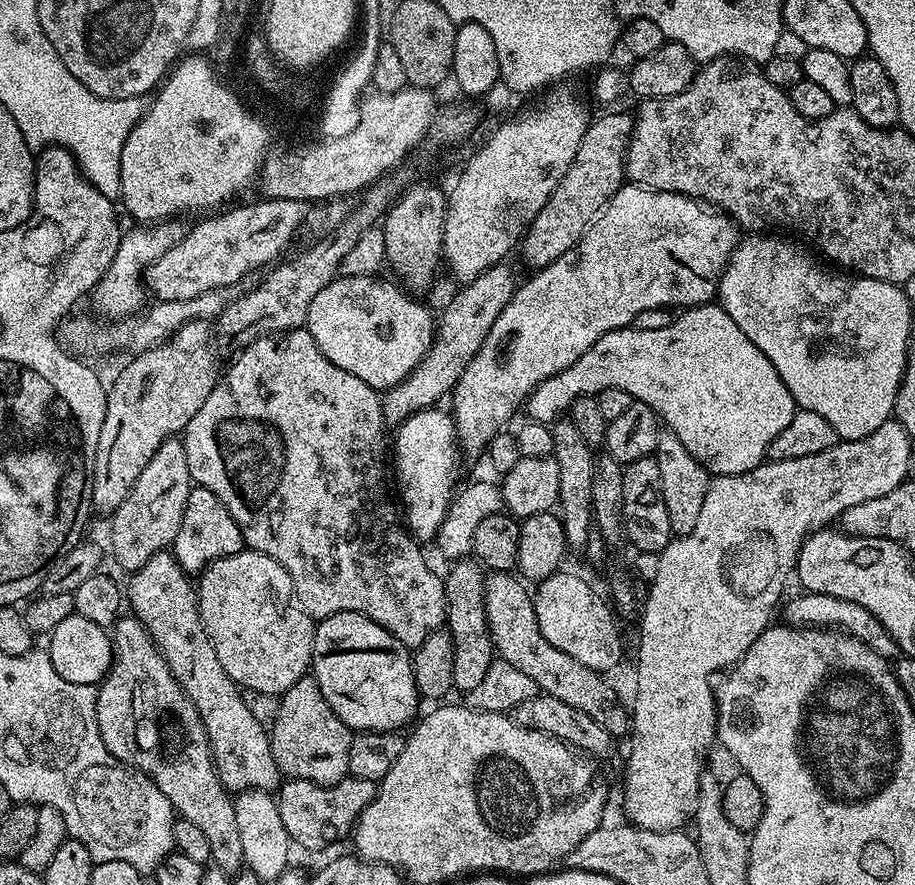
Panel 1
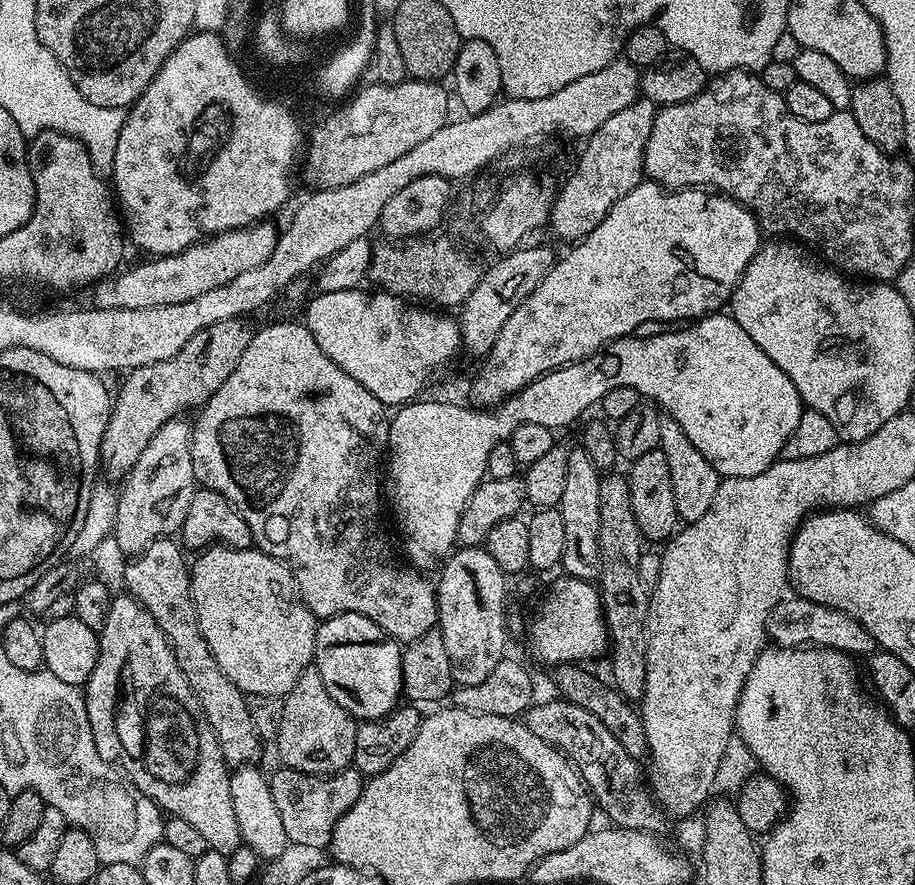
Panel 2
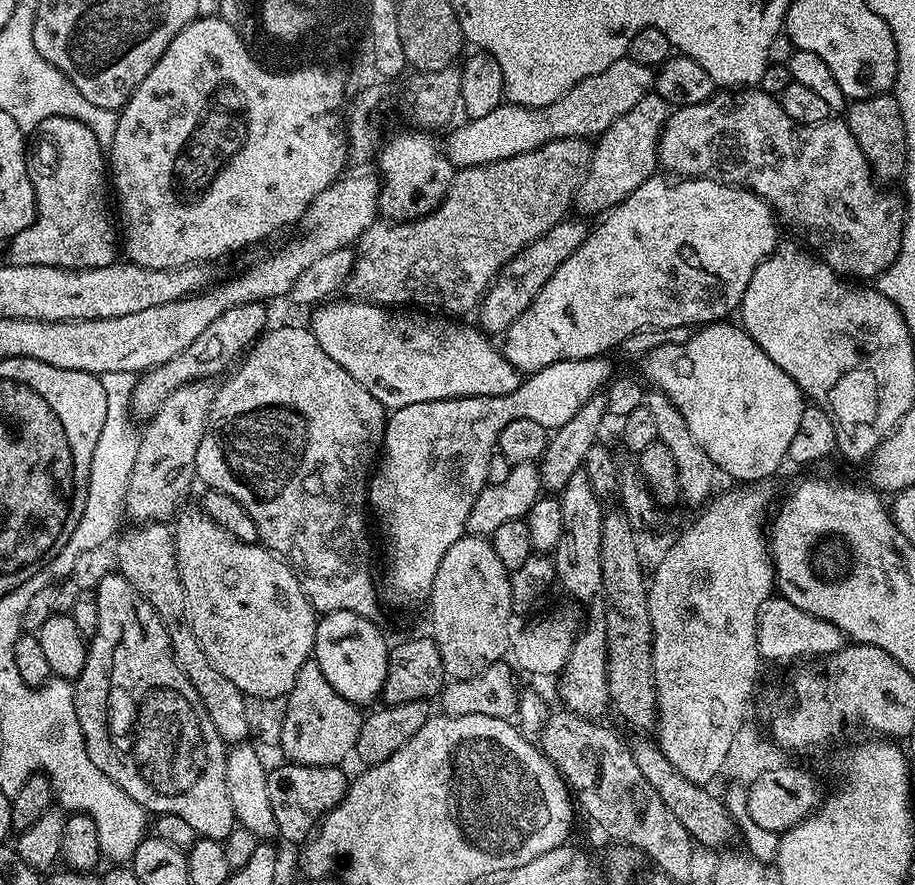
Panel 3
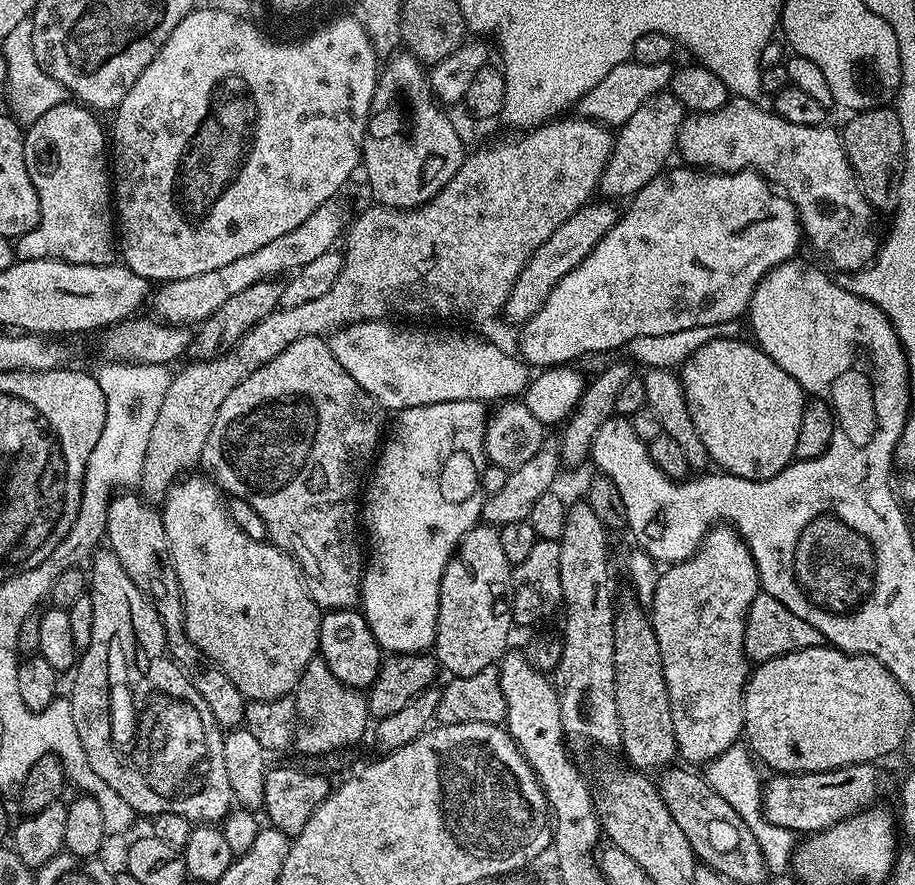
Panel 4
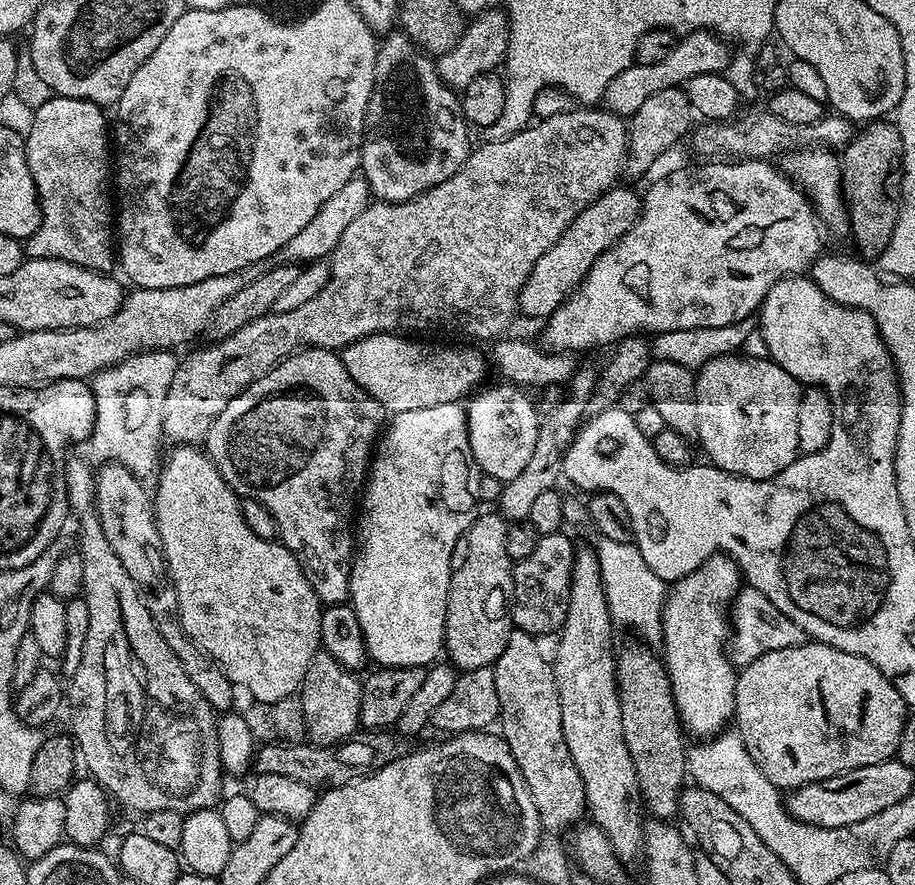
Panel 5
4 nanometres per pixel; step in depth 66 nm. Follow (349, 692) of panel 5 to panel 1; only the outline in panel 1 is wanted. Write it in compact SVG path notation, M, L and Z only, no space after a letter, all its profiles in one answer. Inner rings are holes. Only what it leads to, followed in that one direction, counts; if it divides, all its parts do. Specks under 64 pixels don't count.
M303 676L280 697L280 709L274 726L270 729L272 753L278 770L288 778L308 779L310 782L330 787L348 776L350 742L354 733L330 710L330 702L322 698L316 677Z

